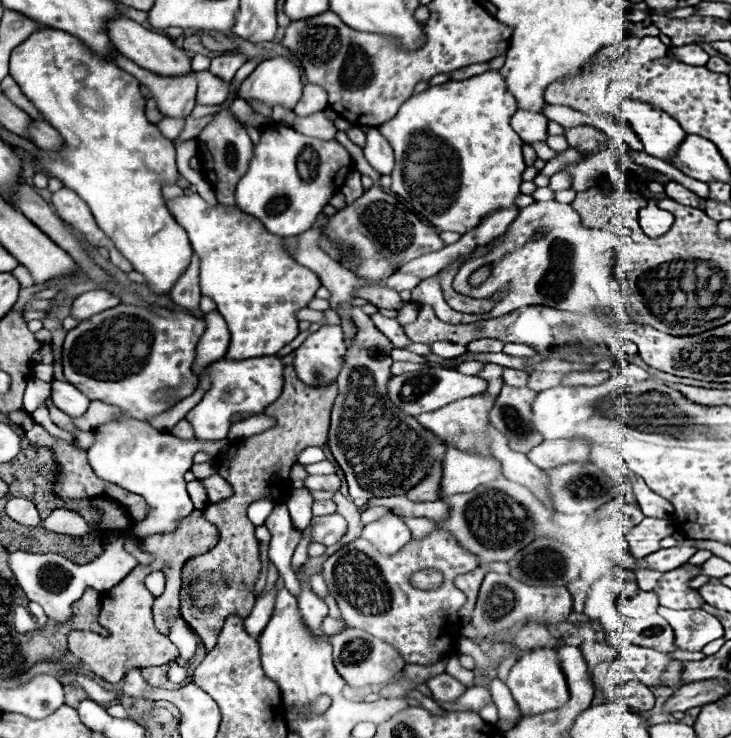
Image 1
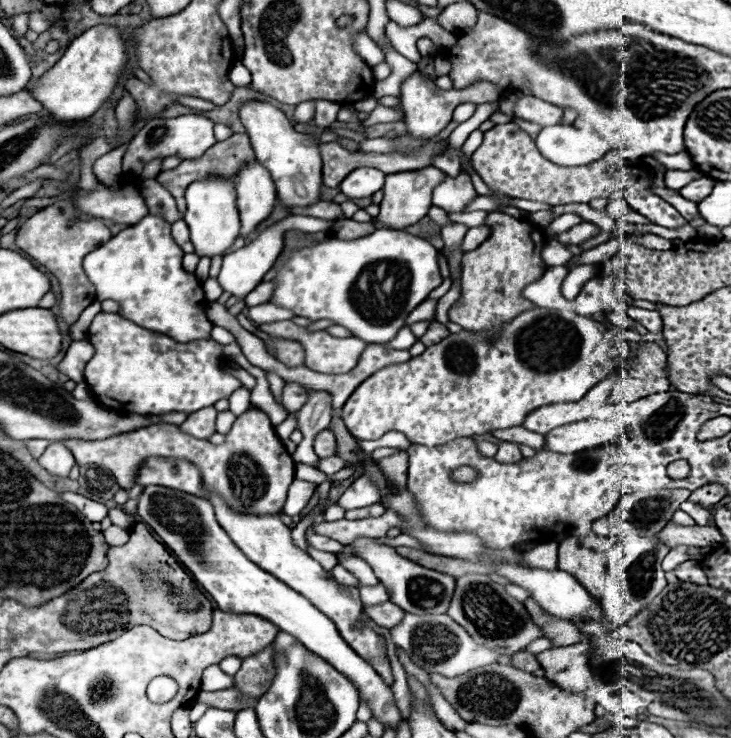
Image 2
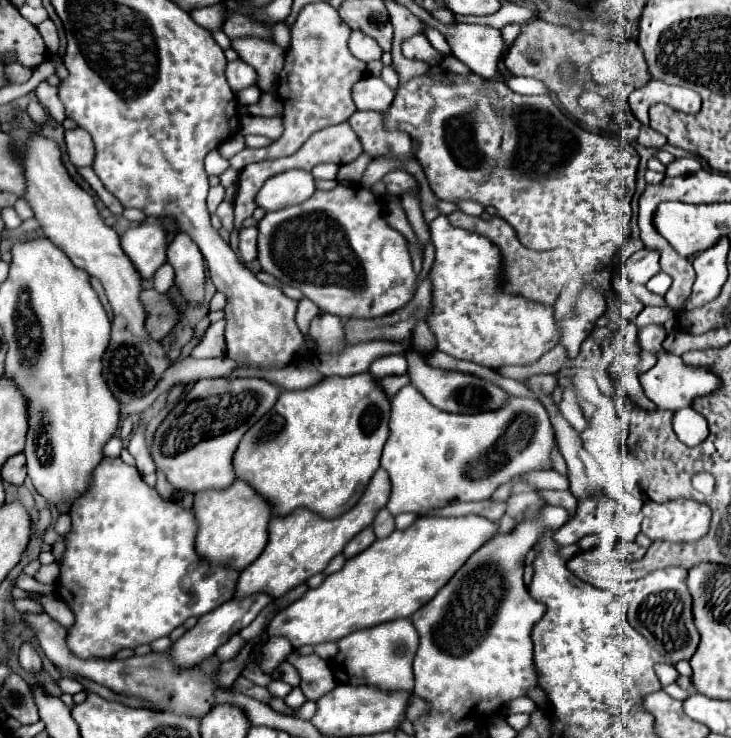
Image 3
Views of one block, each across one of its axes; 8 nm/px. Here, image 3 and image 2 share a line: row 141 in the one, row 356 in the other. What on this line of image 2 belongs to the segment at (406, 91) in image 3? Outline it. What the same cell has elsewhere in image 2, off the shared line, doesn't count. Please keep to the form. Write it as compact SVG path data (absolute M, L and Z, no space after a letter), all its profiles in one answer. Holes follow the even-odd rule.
M532 308L518 314L510 324L504 324L498 342L488 340L480 332L474 334L470 330L462 330L458 334L450 334L436 346L428 346L420 356L414 356L408 362L384 366L354 390L342 408L342 418L350 434L360 440L378 440L386 432L402 432L412 444L440 446L456 438L522 426L524 418L540 406L584 398L596 382L620 372L628 350L628 342L600 322L576 312Z

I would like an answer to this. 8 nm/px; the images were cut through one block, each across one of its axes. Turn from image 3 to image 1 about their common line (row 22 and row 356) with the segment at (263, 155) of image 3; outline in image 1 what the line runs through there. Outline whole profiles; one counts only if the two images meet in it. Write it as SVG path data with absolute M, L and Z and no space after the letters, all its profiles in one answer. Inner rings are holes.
M322 326L318 332L312 332L304 344L294 352L294 370L296 376L308 384L308 386L328 386L336 382L340 374L340 366L344 364L344 354L346 354L346 344L344 344L344 334L340 326Z

